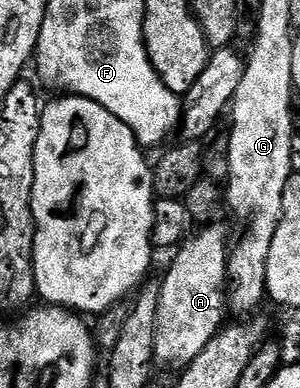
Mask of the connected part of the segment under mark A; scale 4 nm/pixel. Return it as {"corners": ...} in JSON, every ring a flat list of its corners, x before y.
{"corners":[[206,225,198,230,202,231,196,232,197,230,195,230,189,237,183,238,180,246,173,252,173,254,175,253,174,260,171,261,166,276,160,279,160,301,156,305,156,341,154,342,154,361,159,368,178,367,177,369,184,369,192,361,196,361,196,357,200,357,200,349,204,349,204,345,208,345,208,341,212,341,212,337,216,337,218,332,222,330,224,326,222,317,228,313,228,276,226,274,228,243,226,247,226,231,222,225]]}

